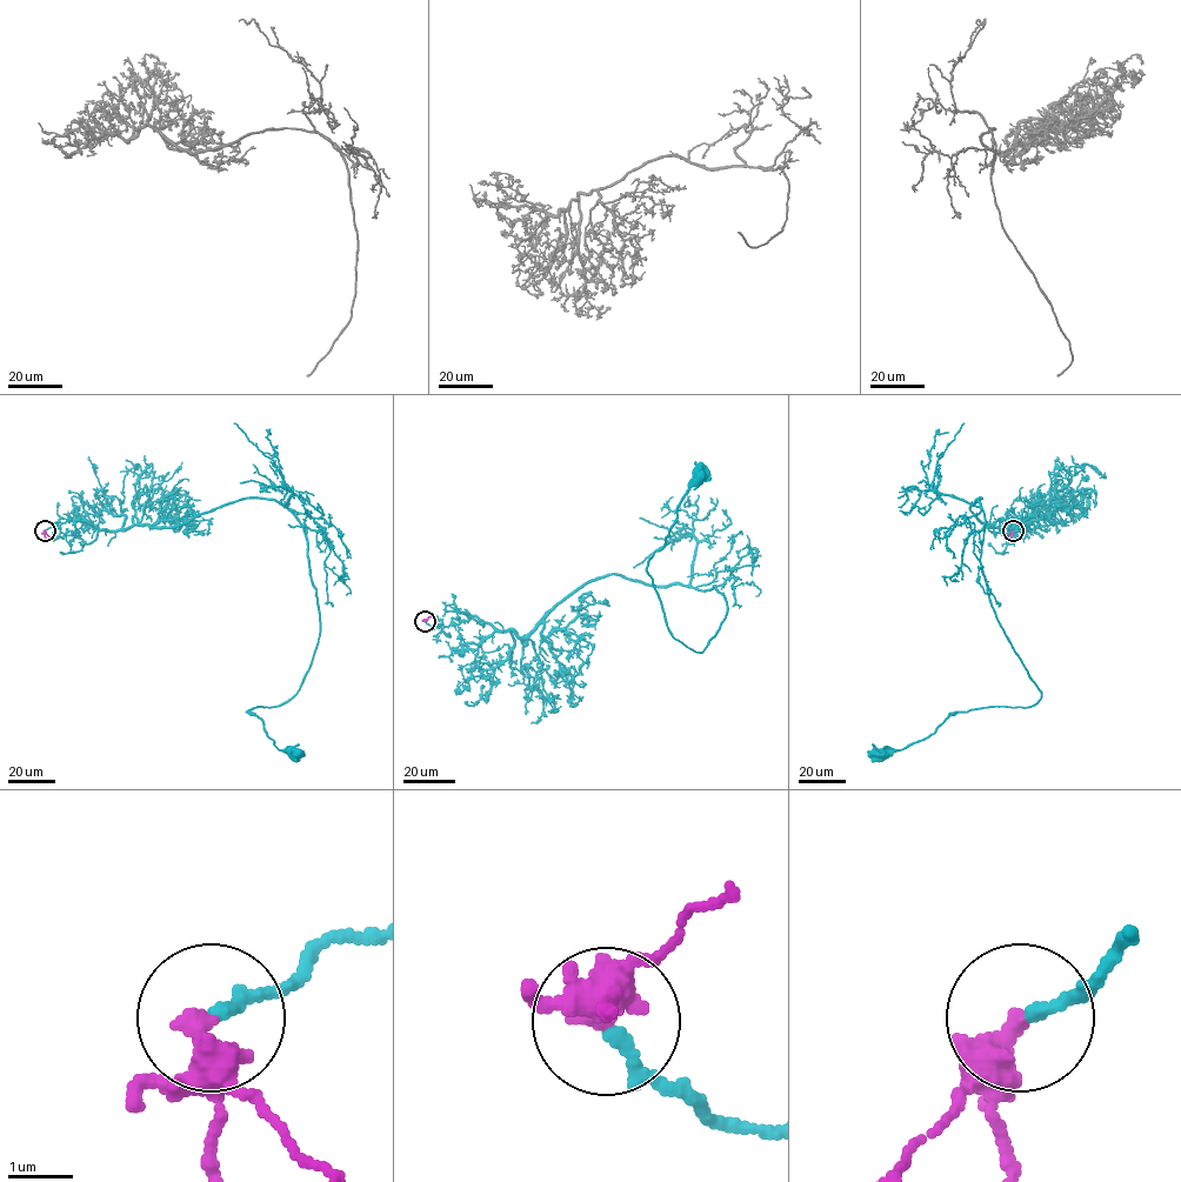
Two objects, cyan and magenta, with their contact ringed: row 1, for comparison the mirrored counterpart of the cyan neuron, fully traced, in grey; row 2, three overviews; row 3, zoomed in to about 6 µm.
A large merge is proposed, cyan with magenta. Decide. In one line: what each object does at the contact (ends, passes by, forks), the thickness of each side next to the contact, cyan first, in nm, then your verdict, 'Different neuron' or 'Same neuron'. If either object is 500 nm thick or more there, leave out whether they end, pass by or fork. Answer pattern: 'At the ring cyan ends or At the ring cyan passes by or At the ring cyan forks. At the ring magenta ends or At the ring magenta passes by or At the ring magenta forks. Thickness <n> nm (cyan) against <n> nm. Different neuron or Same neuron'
At the ring cyan ends. At the ring magenta ends. Thickness 200 nm (cyan) against 400 nm. Same neuron

